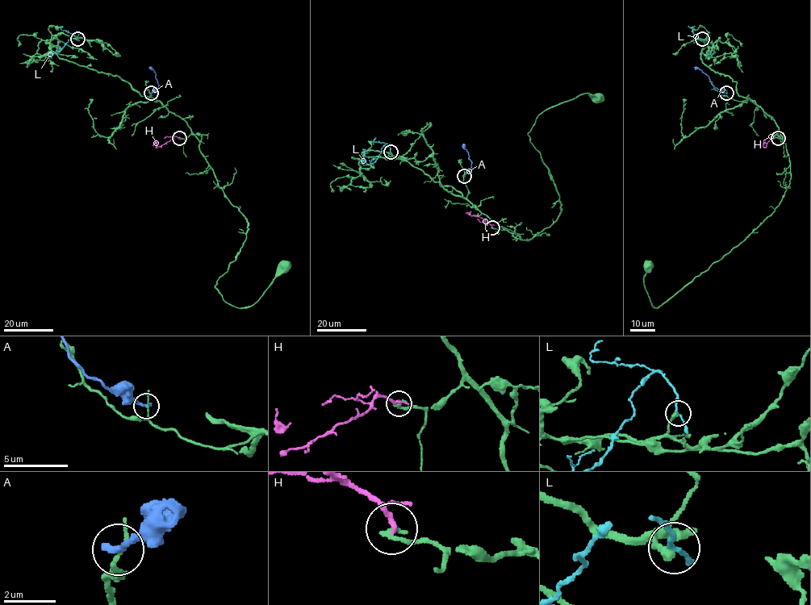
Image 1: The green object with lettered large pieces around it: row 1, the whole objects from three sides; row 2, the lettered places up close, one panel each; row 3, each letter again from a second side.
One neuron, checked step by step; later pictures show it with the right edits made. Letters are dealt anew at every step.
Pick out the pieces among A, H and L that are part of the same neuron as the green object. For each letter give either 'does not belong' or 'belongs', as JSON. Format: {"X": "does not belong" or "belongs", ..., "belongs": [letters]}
{"A": "does not belong", "H": "does not belong", "L": "does not belong", "belongs": []}

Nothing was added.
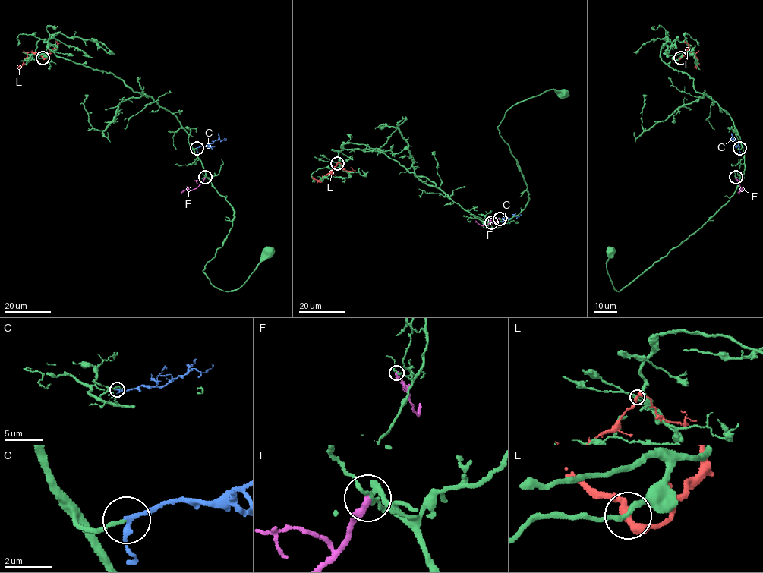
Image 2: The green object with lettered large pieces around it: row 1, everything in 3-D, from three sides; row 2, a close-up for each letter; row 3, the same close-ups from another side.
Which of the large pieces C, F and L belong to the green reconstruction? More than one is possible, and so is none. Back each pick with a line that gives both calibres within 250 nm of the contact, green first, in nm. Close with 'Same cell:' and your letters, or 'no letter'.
C: Thickness 140 nm (green) against 170 nm
Same cell: C

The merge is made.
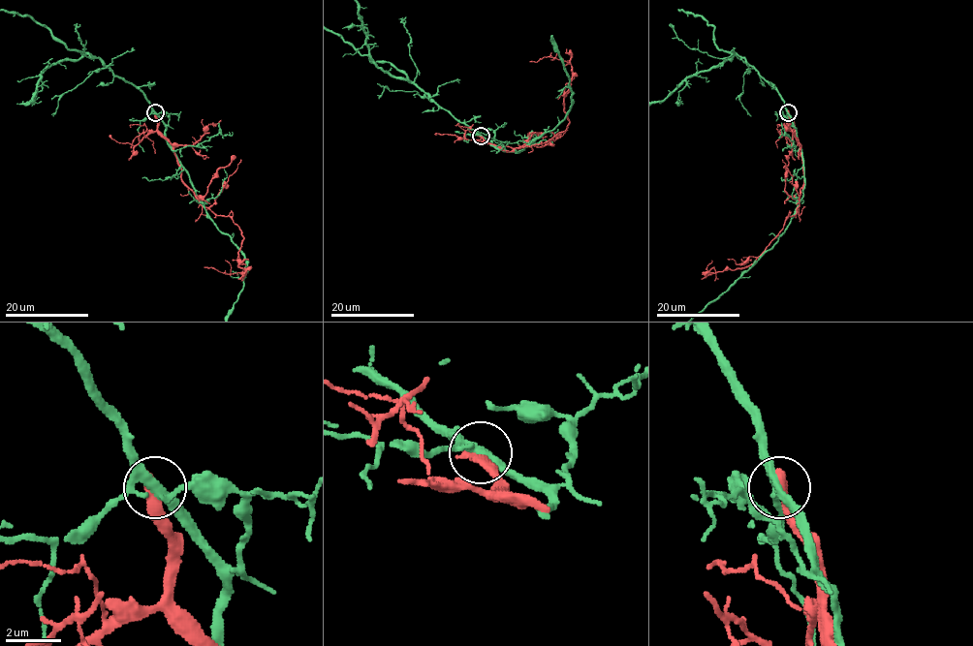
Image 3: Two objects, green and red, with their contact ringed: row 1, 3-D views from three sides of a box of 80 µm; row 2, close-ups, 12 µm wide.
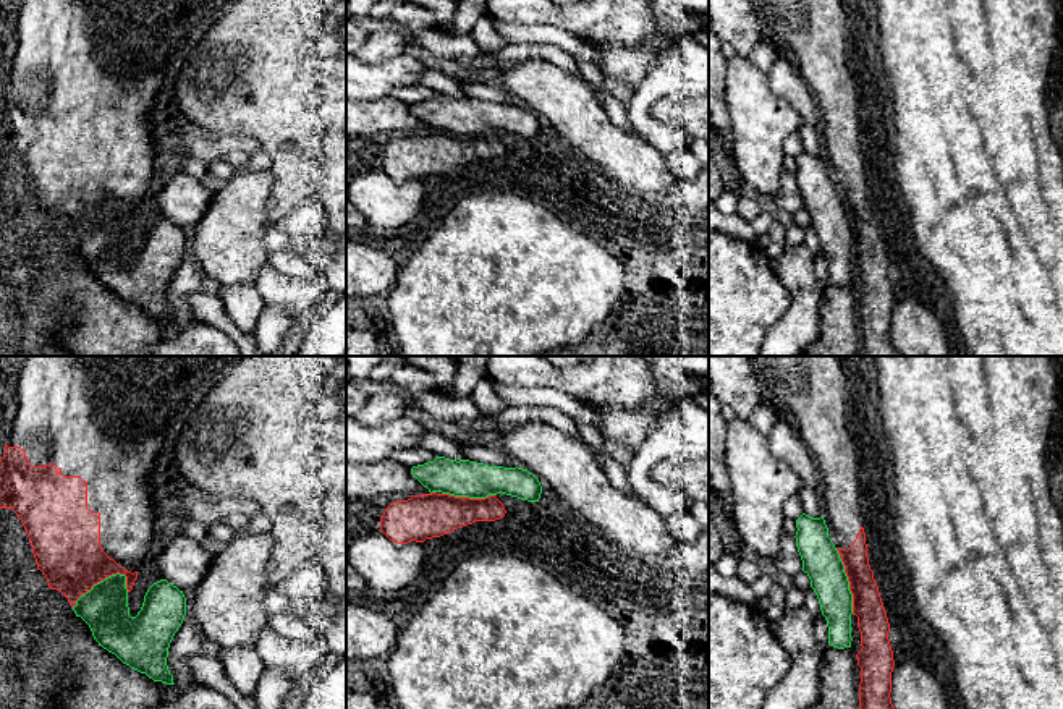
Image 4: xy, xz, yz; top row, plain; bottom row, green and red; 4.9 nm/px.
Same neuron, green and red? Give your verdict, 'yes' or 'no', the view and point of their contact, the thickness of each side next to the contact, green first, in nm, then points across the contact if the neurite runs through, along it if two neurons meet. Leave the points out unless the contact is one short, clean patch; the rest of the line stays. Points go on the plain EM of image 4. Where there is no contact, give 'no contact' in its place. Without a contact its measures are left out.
no | xy (97, 220) | 220/340 nm

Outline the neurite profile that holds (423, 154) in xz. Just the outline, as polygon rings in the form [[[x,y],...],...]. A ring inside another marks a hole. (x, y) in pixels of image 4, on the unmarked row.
[[[432,129],[390,141],[380,155],[380,168],[398,181],[424,180],[476,159],[500,157],[505,151],[495,133],[469,136]]]

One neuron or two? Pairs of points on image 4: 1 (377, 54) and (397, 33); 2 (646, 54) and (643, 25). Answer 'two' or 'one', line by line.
1: one
2: two

